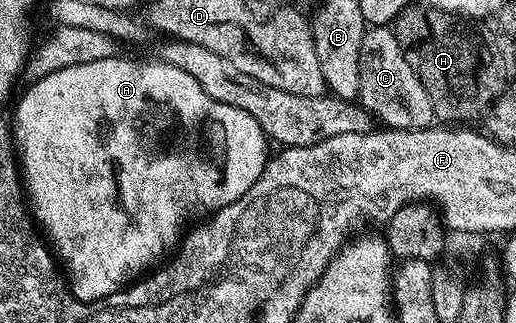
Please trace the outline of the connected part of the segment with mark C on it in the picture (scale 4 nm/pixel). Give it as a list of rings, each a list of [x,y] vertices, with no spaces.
[[[387,26],[365,29],[360,53],[360,97],[358,102],[381,127],[389,130],[426,130],[433,125],[434,115],[430,96],[426,96],[426,88],[422,88],[422,80],[418,80],[414,68],[410,68],[404,50],[396,39],[395,29]]]

